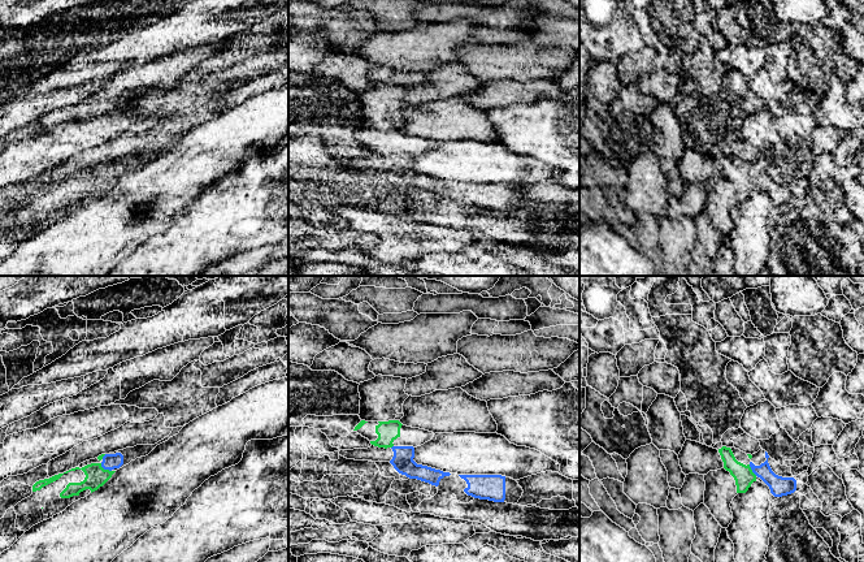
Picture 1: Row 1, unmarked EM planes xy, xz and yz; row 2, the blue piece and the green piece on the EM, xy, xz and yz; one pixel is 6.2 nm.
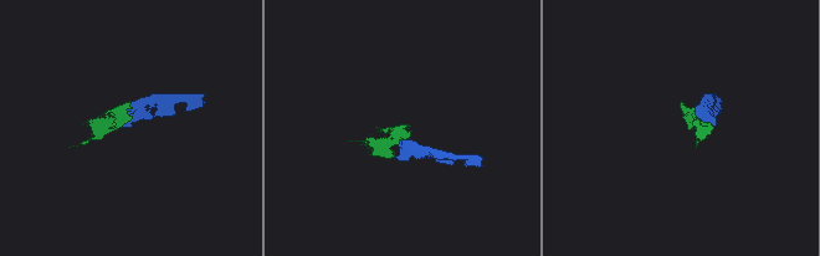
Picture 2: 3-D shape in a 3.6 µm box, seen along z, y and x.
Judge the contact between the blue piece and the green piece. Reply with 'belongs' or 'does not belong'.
belongs

